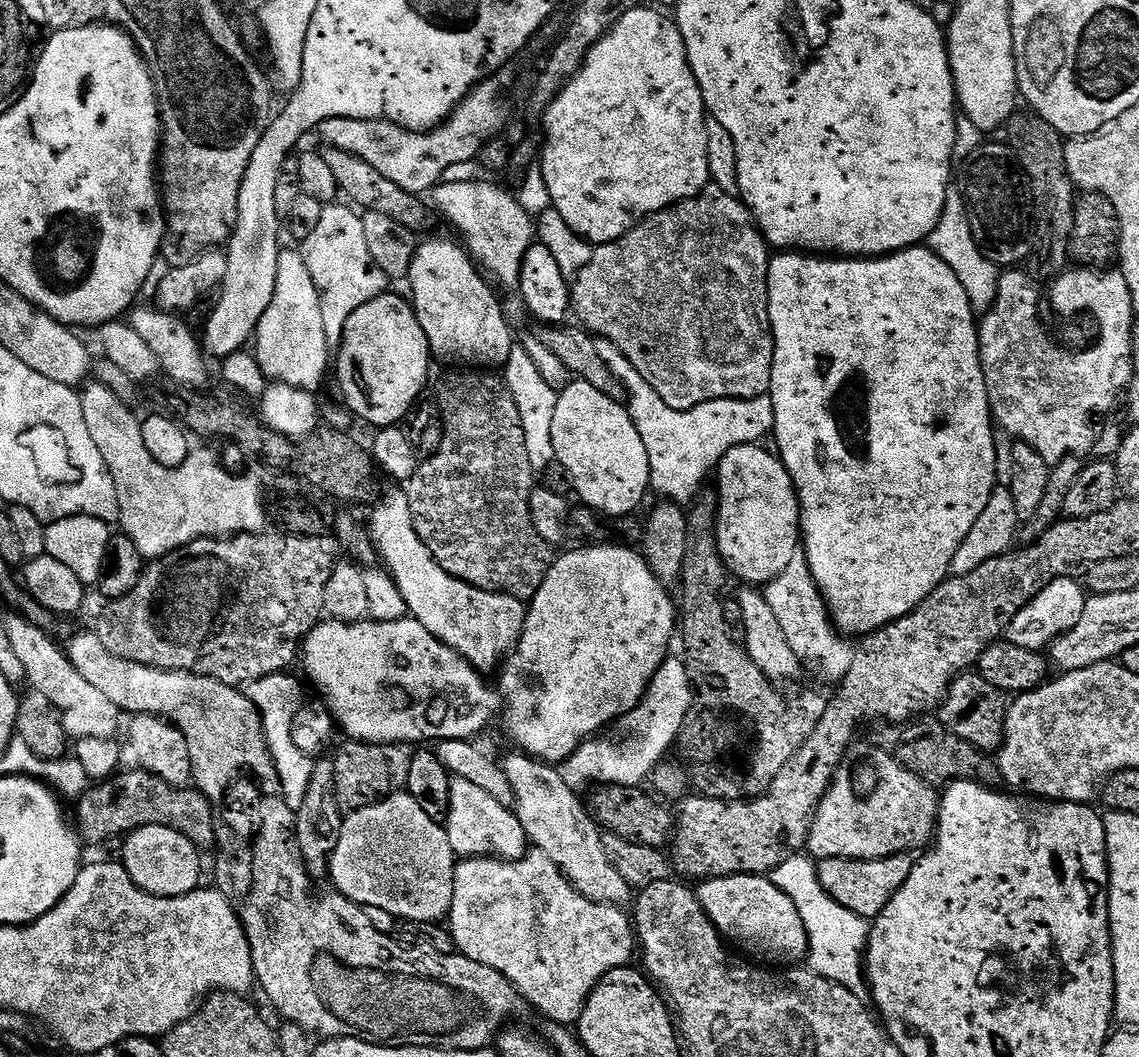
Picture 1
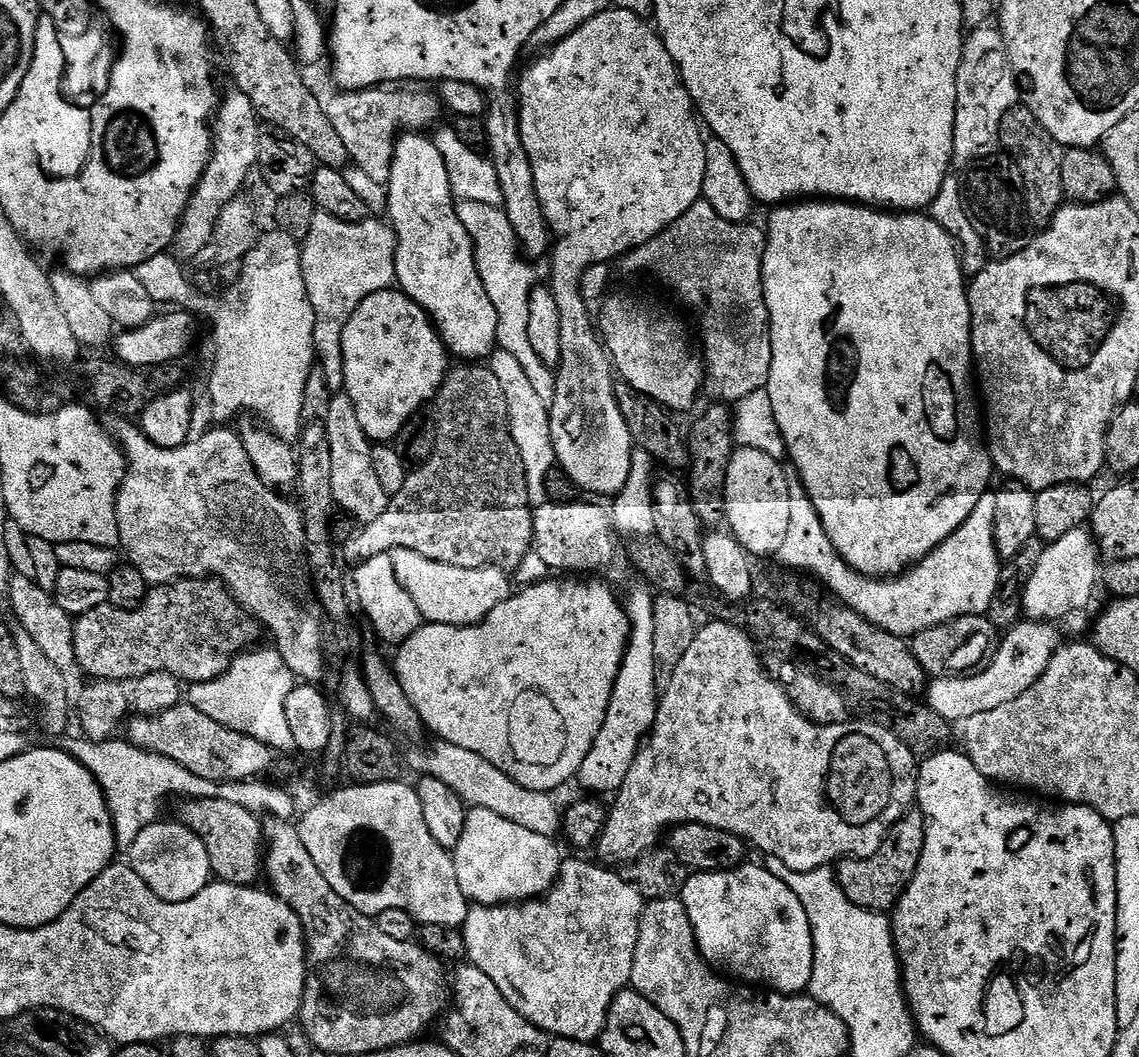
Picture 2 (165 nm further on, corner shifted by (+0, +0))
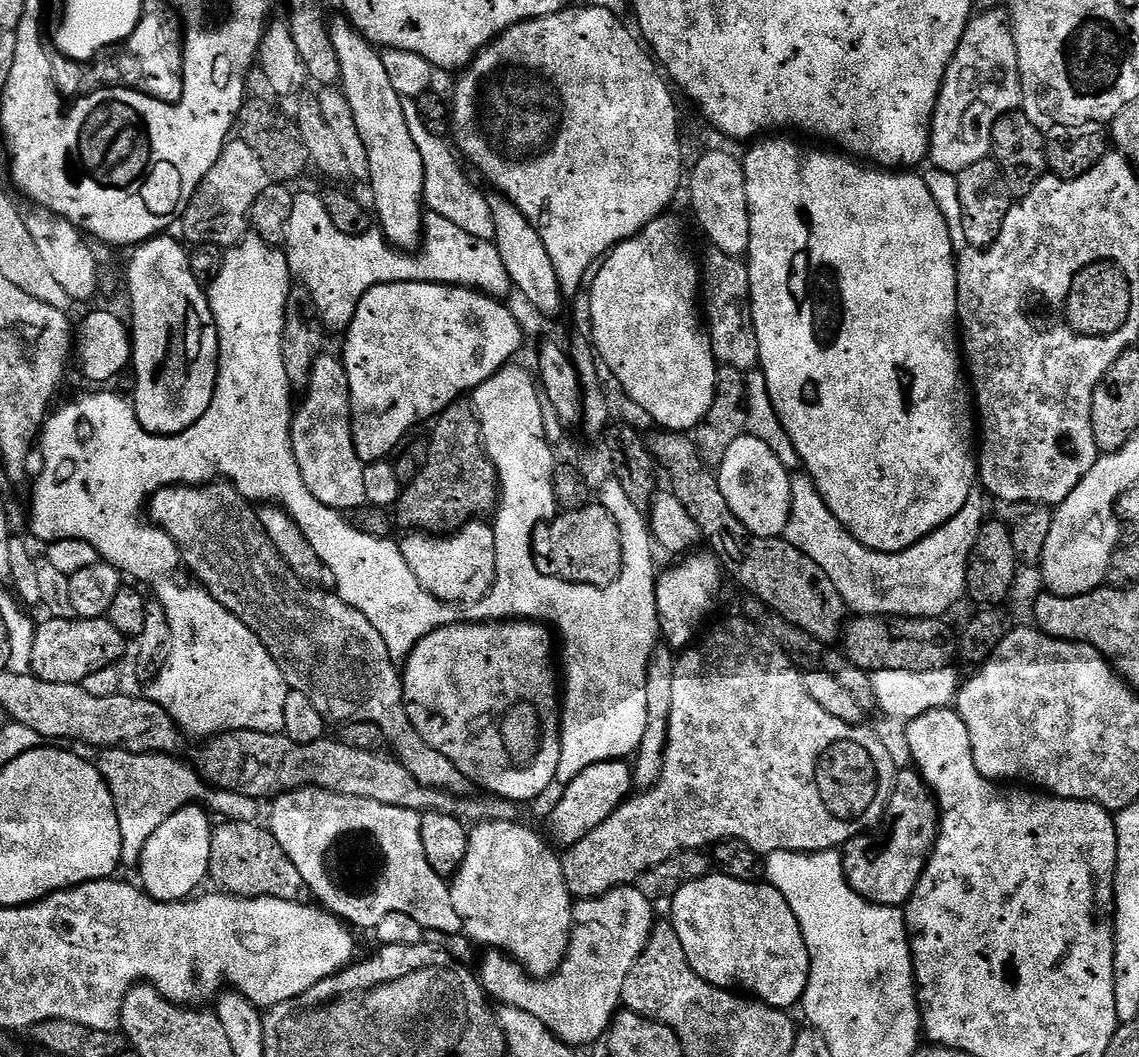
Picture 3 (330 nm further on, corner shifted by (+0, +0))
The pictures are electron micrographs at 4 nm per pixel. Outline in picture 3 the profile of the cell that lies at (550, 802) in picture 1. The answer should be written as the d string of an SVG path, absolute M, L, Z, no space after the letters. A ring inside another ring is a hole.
M209 482L203 486L177 484L170 488L159 488L150 501L150 516L159 527L176 539L187 567L189 564L201 576L199 579L203 587L249 628L253 628L260 641L271 650L281 665L289 669L292 667L297 678L309 684L307 687L319 697L333 721L357 720L382 726L388 736L391 751L423 784L457 794L469 791L469 781L454 762L428 744L408 717L404 677L374 622L335 591L313 586L299 576L272 545L253 501L247 500L234 483Z

